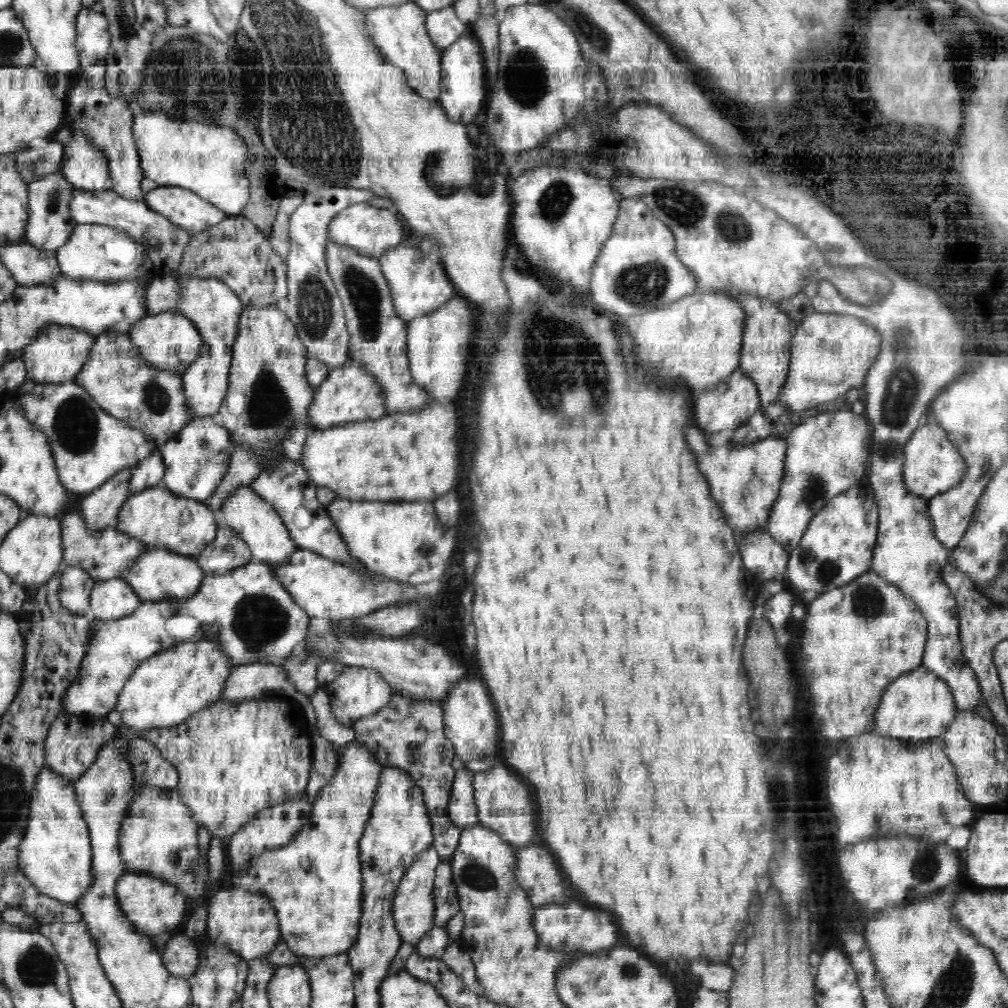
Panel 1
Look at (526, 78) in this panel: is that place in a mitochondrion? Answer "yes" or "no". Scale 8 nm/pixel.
yes

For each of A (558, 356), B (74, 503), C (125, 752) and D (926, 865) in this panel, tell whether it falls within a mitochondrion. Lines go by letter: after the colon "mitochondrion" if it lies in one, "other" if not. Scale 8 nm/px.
A: mitochondrion
B: other
C: other
D: mitochondrion

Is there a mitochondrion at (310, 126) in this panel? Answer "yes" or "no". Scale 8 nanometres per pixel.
yes

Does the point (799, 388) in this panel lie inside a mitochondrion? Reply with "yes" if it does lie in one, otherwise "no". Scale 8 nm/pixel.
no

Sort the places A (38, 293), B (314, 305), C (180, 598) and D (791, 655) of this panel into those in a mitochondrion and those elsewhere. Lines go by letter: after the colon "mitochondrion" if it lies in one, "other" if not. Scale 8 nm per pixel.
A: other
B: mitochondrion
C: other
D: other

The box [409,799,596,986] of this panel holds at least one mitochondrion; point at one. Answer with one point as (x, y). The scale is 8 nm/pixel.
(475, 875)

